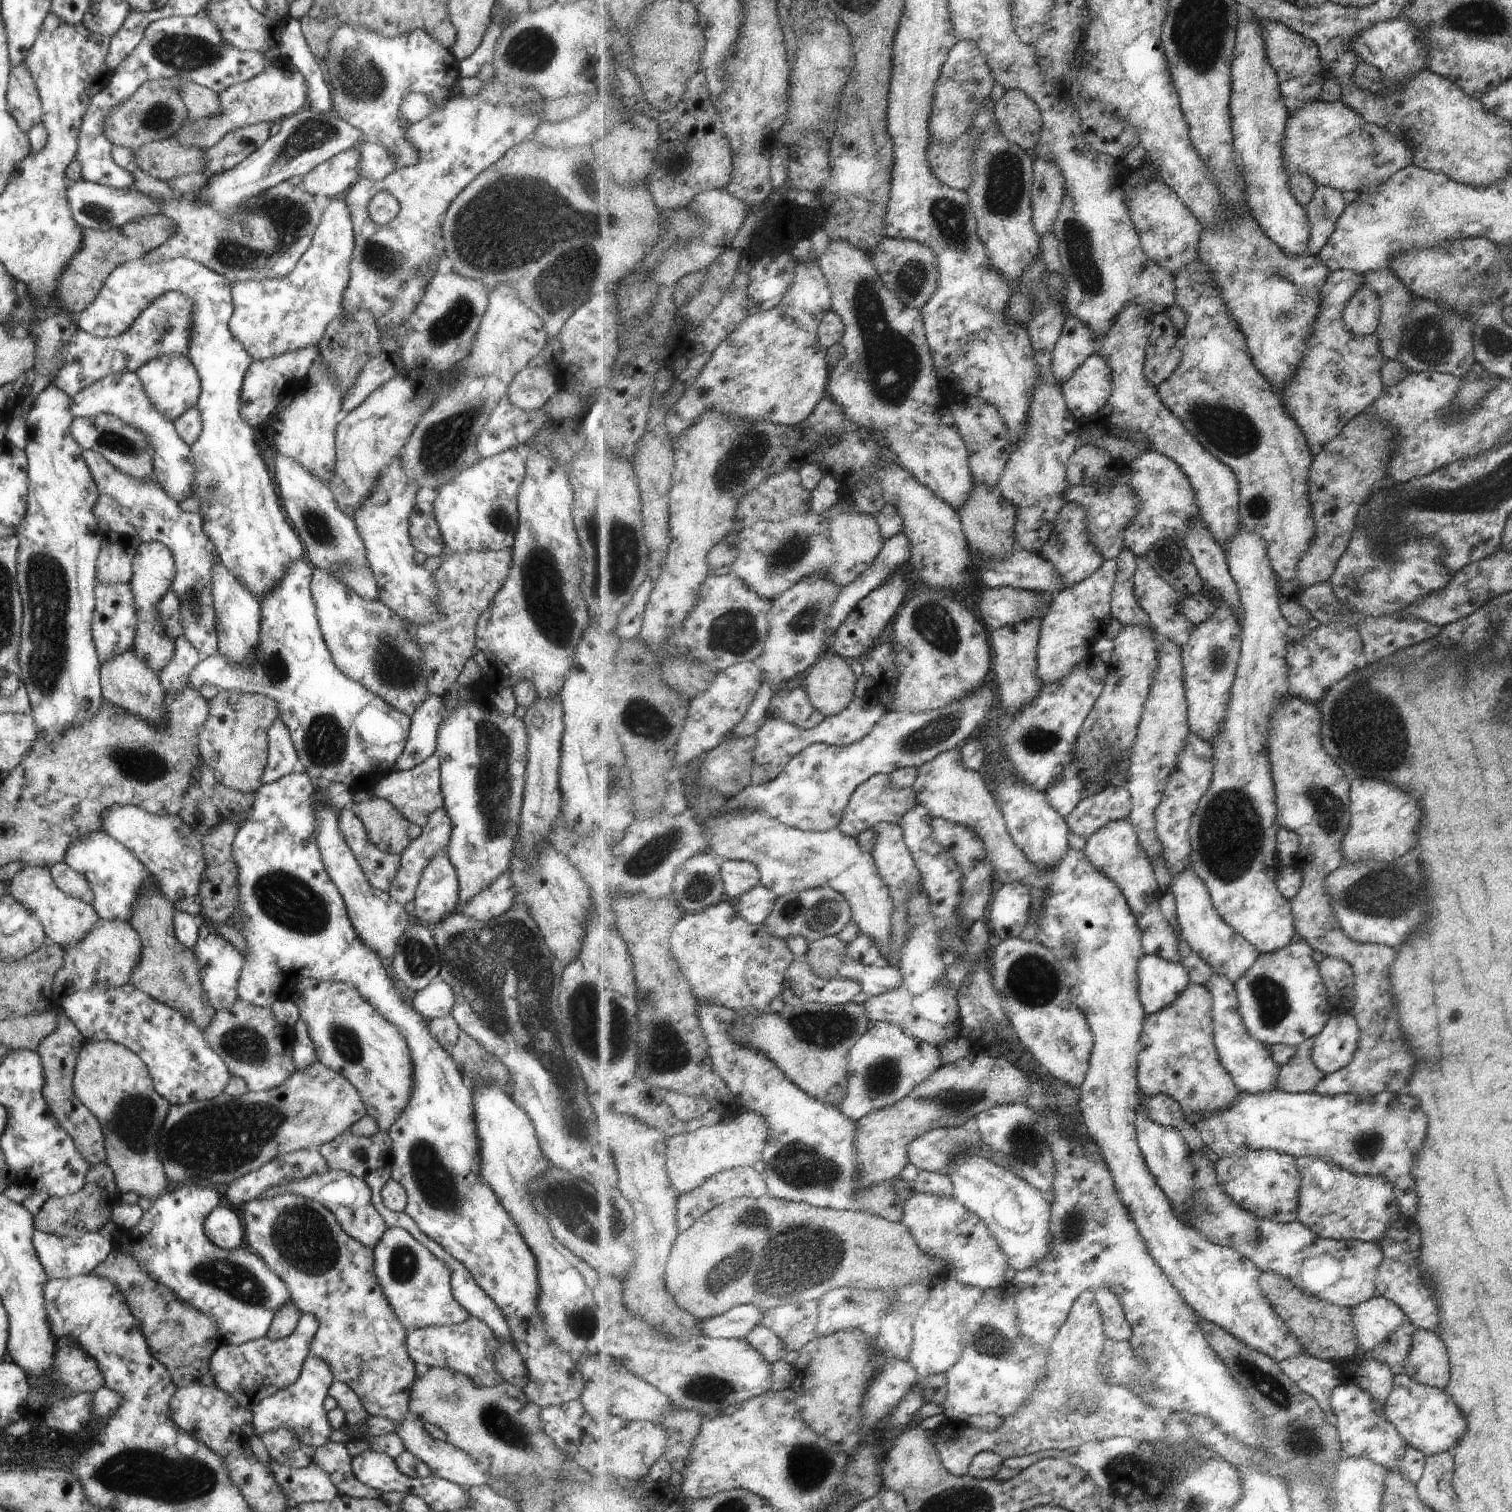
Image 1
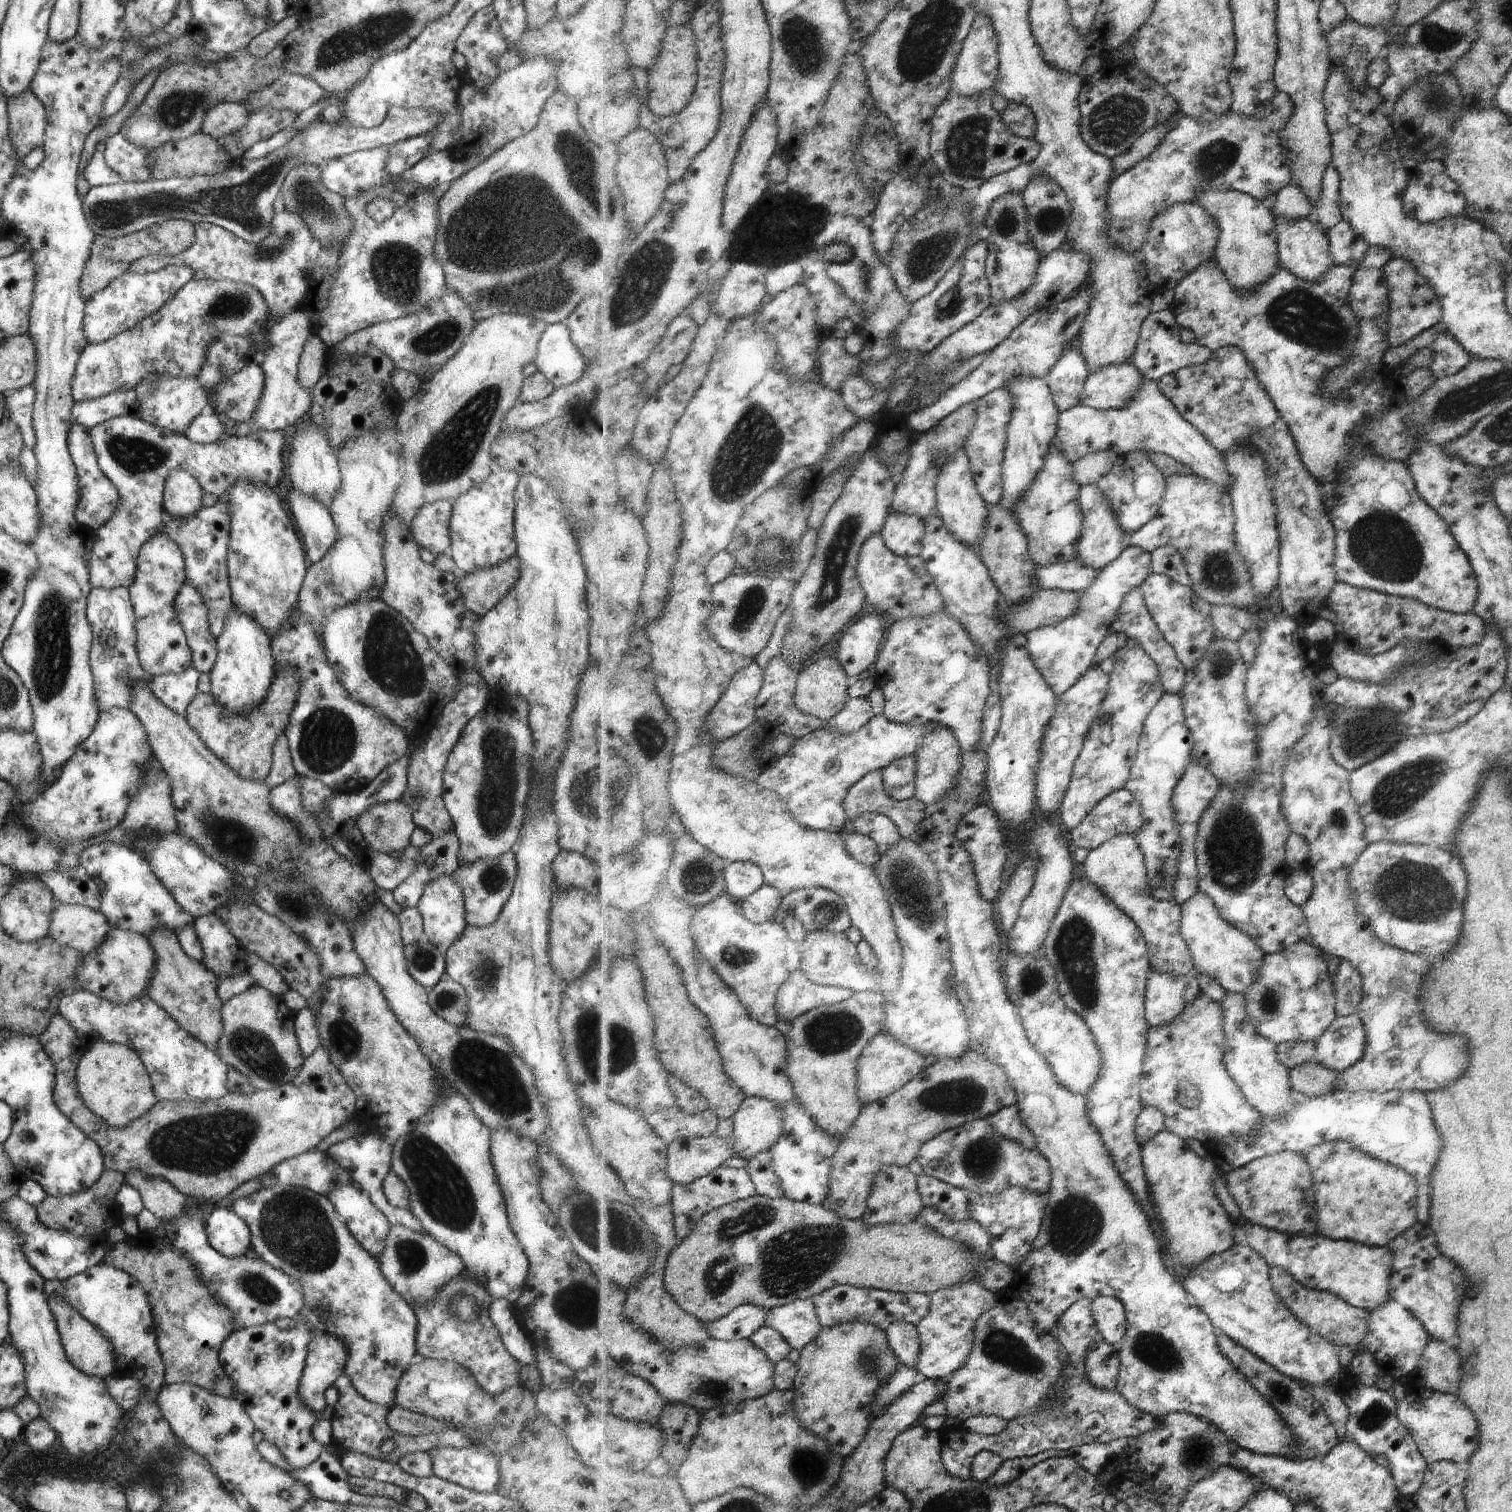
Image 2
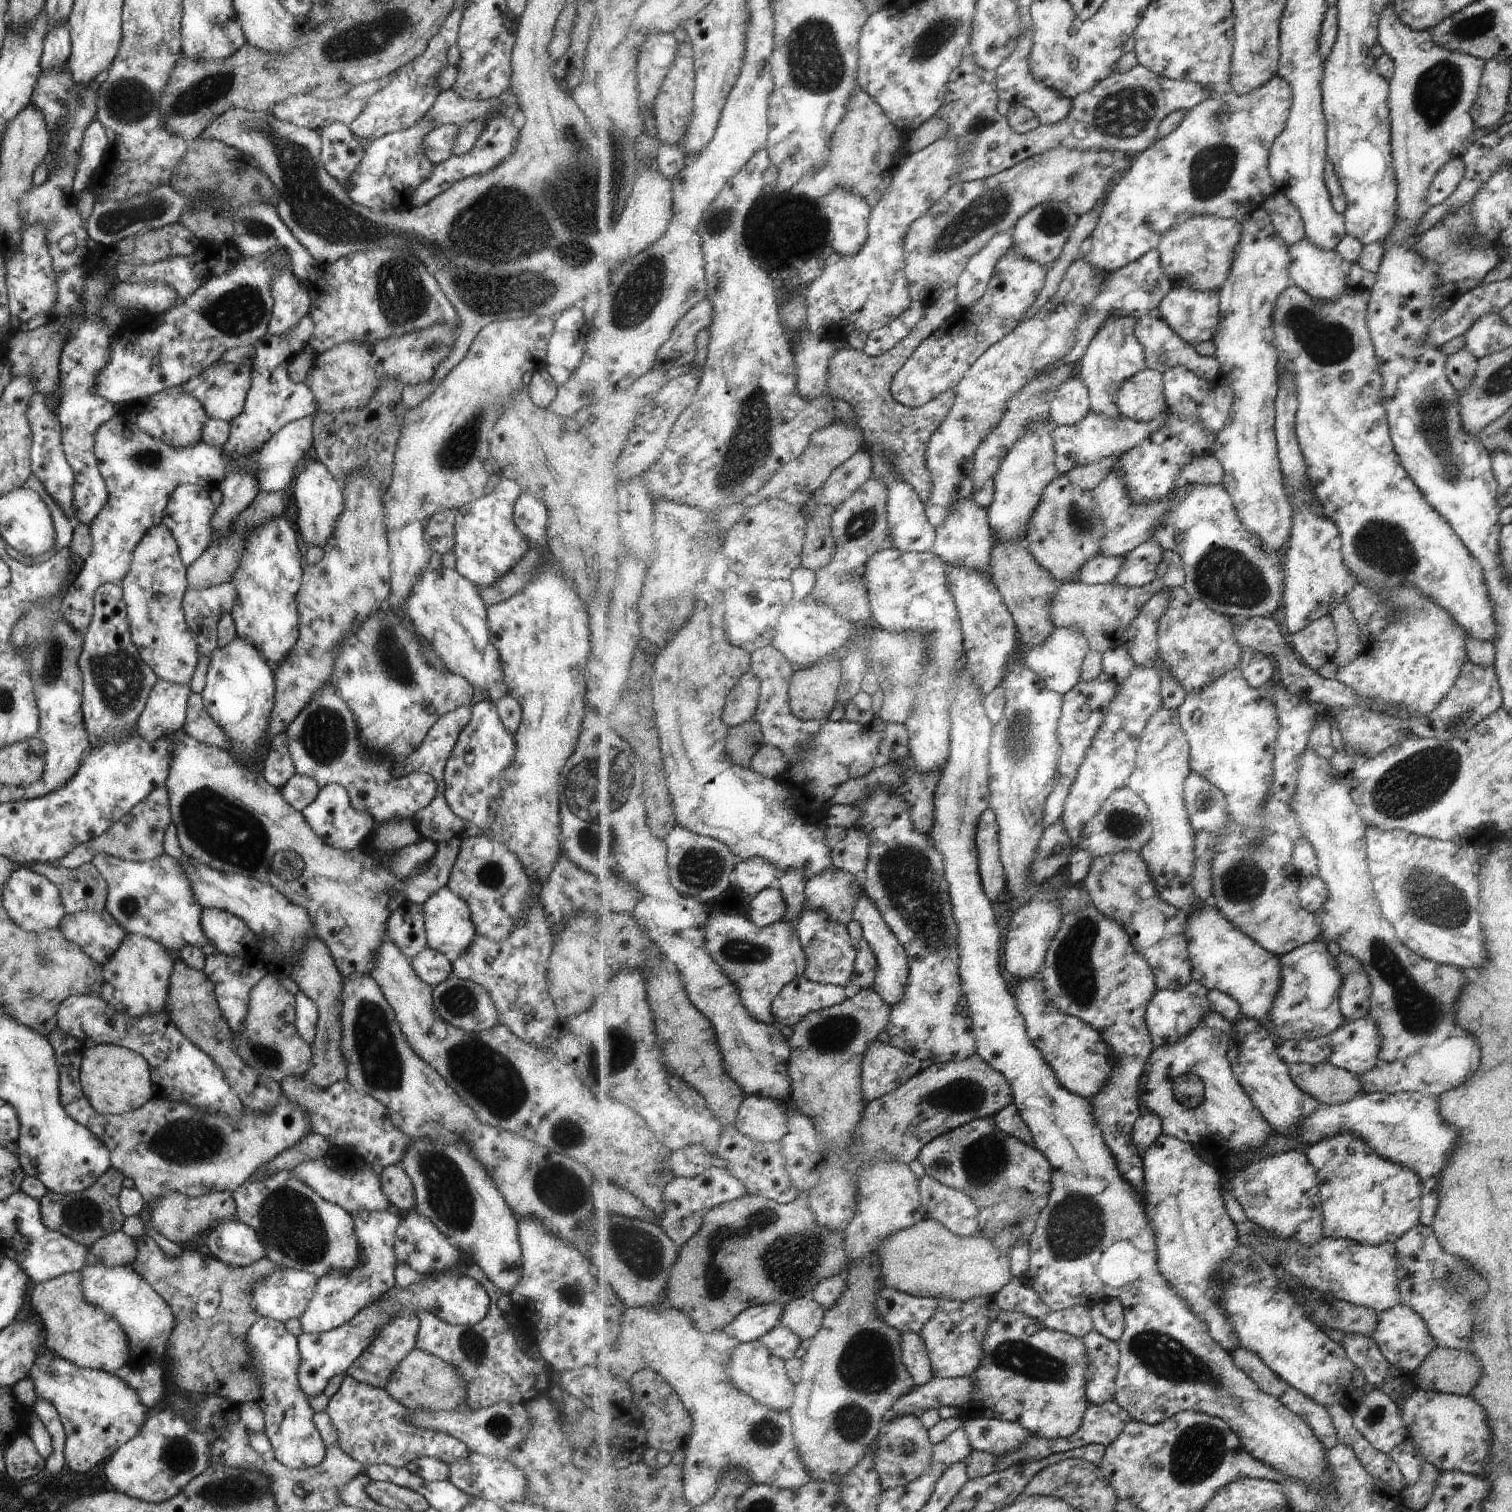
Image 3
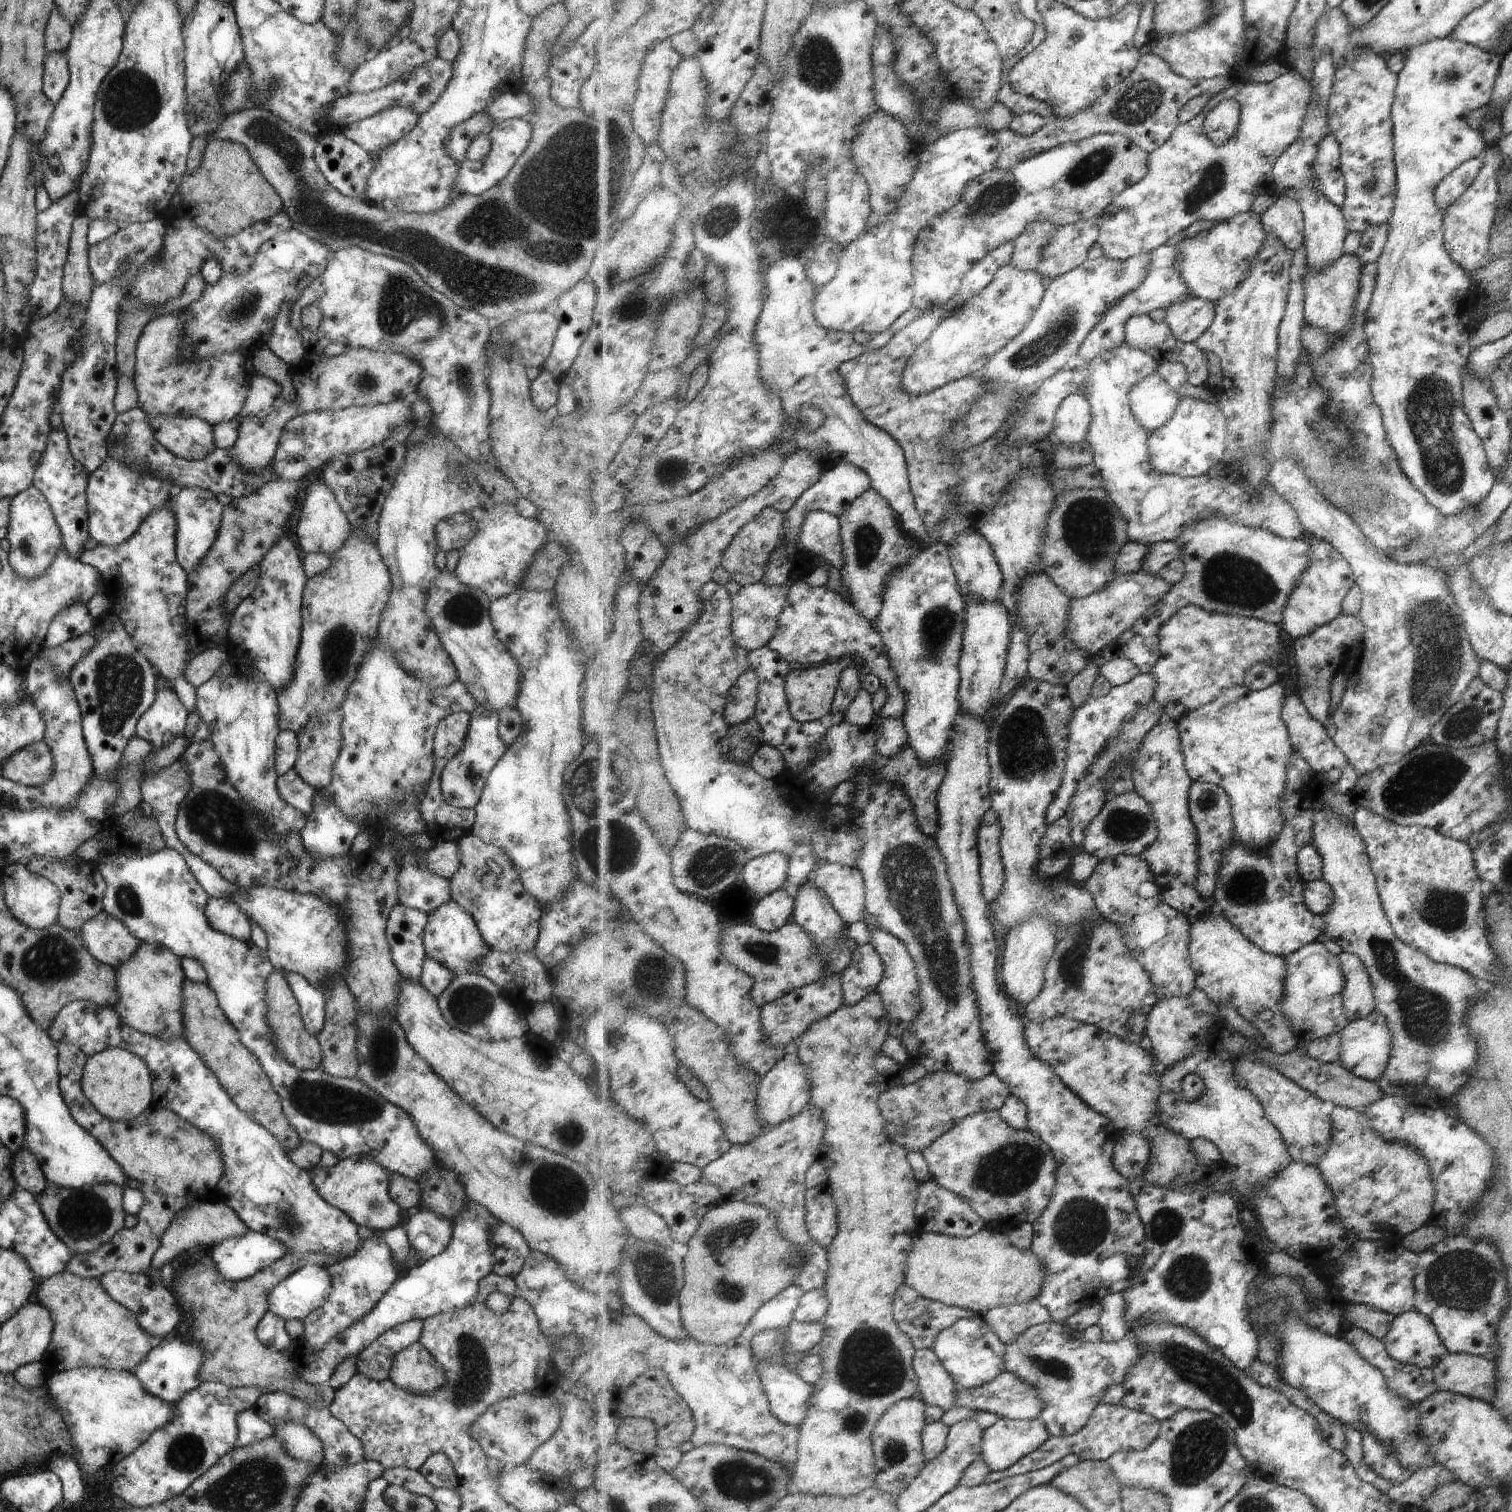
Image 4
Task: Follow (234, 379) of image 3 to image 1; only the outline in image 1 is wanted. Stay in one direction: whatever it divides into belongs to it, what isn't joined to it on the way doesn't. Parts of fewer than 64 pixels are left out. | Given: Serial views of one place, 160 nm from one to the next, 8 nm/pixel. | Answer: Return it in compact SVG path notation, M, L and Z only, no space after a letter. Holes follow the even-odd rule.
M316 344L287 351L279 356L251 361L245 371L239 395L239 410L241 418L250 426L255 428L269 418L278 408L287 403L291 394L291 385L301 381L306 375L309 365L319 356Z

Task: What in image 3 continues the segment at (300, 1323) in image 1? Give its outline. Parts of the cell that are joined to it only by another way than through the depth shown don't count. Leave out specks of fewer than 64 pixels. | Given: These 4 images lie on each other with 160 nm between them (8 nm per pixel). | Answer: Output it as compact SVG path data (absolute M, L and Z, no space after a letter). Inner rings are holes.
M259 1317L245 1332L249 1368L259 1384L260 1396L254 1402L263 1413L263 1432L273 1450L274 1460L289 1469L313 1468L323 1461L326 1448L313 1424L313 1410L297 1382L298 1336L289 1334L283 1323Z

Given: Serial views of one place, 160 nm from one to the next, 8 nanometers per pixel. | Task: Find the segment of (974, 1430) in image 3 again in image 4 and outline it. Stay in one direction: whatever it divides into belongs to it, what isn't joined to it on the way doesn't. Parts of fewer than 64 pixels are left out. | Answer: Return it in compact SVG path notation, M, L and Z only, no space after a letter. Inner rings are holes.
M1000 1417L999 1422L984 1429L982 1457L993 1470L1007 1470L1021 1458L1043 1446L1050 1437L1045 1423L1041 1419L1007 1419Z

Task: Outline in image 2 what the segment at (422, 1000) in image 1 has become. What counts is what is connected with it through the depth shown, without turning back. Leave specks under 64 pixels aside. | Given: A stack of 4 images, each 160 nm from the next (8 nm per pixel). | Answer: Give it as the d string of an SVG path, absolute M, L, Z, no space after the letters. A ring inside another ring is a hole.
M445 974L427 988L427 1004L431 1011L448 1024L465 1025L467 1012L467 996L465 990Z

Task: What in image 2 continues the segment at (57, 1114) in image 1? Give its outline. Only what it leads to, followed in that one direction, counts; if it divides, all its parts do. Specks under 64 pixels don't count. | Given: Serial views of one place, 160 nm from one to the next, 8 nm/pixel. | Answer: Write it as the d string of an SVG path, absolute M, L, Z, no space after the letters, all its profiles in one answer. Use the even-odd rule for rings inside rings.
M55 1012L47 1024L47 1028L38 1037L41 1048L53 1061L55 1077L53 1080L53 1102L57 1110L75 1128L79 1128L83 1136L93 1140L102 1154L102 1166L118 1172L129 1168L141 1168L141 1172L149 1176L166 1179L179 1193L193 1198L205 1198L214 1203L226 1200L229 1192L237 1186L259 1177L275 1164L303 1152L315 1149L315 1146L333 1130L348 1122L355 1107L355 1096L341 1077L339 1070L329 1062L325 1048L317 1048L311 1055L304 1058L293 1078L281 1085L269 1089L254 1089L249 1093L227 1092L214 1100L161 1100L155 1102L149 1112L141 1114L123 1128L109 1128L105 1120L93 1115L80 1100L76 1092L76 1065L86 1050L86 1044L69 1026L69 1022Z

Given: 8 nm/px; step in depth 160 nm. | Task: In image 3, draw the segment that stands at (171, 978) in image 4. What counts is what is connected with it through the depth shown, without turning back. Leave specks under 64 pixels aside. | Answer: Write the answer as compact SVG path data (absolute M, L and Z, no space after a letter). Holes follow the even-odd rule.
M124 932L115 952L101 964L101 986L98 995L116 1012L125 1016L141 1016L145 1012L163 1011L163 1000L167 996L167 980L173 966L166 949L145 936Z

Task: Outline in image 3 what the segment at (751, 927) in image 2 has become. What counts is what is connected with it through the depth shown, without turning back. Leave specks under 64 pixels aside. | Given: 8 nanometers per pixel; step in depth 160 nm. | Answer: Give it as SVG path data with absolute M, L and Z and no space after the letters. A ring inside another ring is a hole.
M733 912L711 914L704 927L705 948L713 961L740 990L740 996L748 1012L757 1021L769 1025L779 1025L772 1014L773 1002L781 995L785 986L804 976L808 960L800 944L797 926L788 920L771 926L760 927L750 918Z

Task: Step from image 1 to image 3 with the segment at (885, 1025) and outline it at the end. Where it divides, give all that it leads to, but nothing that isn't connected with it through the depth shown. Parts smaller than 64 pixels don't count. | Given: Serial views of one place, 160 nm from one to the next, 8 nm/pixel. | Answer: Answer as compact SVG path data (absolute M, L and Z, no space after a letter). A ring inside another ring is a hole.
M874 1041L862 1064L862 1088L868 1102L897 1091L920 1074L921 1060L890 1043Z

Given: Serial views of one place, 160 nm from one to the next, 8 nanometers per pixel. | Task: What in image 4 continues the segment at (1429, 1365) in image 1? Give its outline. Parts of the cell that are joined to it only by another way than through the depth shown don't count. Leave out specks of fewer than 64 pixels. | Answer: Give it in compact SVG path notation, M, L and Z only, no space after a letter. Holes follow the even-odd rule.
M1445 1353L1433 1368L1439 1391L1449 1391L1491 1403L1495 1400L1495 1362L1479 1355Z

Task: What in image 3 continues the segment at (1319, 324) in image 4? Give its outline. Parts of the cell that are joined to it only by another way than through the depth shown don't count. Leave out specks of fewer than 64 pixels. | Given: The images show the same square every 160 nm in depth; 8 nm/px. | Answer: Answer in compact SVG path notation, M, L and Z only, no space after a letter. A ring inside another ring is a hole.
M1306 237L1297 244L1289 245L1289 256L1292 257L1290 276L1294 285L1309 292L1309 296L1313 296L1315 300L1337 300L1345 288L1348 288L1348 277L1353 263L1341 257L1340 253L1319 248Z

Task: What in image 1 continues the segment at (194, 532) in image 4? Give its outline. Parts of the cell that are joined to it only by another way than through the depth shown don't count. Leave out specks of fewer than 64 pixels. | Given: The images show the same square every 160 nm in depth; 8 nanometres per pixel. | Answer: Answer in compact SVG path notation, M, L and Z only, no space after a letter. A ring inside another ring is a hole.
M132 372L109 373L69 397L72 417L94 417L101 413L120 418L125 424L141 431L152 448L153 480L178 503L185 500L194 489L194 464L190 446L185 444L175 432L173 423L149 402L141 381Z

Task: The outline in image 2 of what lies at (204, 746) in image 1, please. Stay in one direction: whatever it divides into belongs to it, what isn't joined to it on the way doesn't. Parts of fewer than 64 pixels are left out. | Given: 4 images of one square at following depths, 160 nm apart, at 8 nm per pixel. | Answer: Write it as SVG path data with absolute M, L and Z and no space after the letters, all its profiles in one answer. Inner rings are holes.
M283 668L274 674L269 690L259 706L247 712L229 712L211 694L197 693L184 713L185 721L192 732L202 741L202 744L229 766L237 776L245 780L264 781L271 768L271 746L277 734L284 732L288 722L289 712L297 696L297 676L293 668Z

